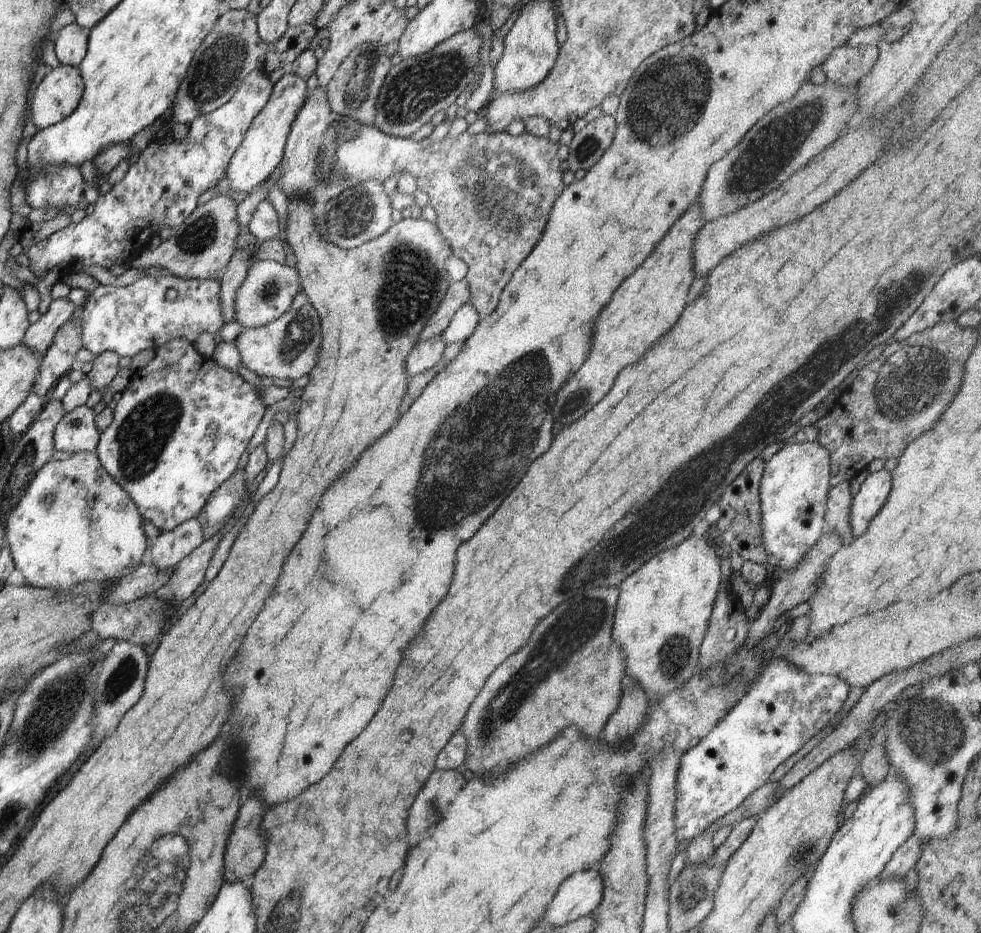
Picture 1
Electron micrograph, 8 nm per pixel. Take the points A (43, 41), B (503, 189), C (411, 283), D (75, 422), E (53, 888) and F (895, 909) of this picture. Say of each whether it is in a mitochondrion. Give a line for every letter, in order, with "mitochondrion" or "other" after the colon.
A: other
B: mitochondrion
C: mitochondrion
D: other
E: other
F: mitochondrion

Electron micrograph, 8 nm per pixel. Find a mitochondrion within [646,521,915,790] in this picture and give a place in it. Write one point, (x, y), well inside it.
(675, 652)

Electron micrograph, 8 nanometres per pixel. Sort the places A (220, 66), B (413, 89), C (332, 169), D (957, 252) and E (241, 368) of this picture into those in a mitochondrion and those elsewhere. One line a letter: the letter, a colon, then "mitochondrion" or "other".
A: mitochondrion
B: mitochondrion
C: mitochondrion
D: other
E: other

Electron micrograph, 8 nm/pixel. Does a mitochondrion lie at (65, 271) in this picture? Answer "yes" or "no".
no

